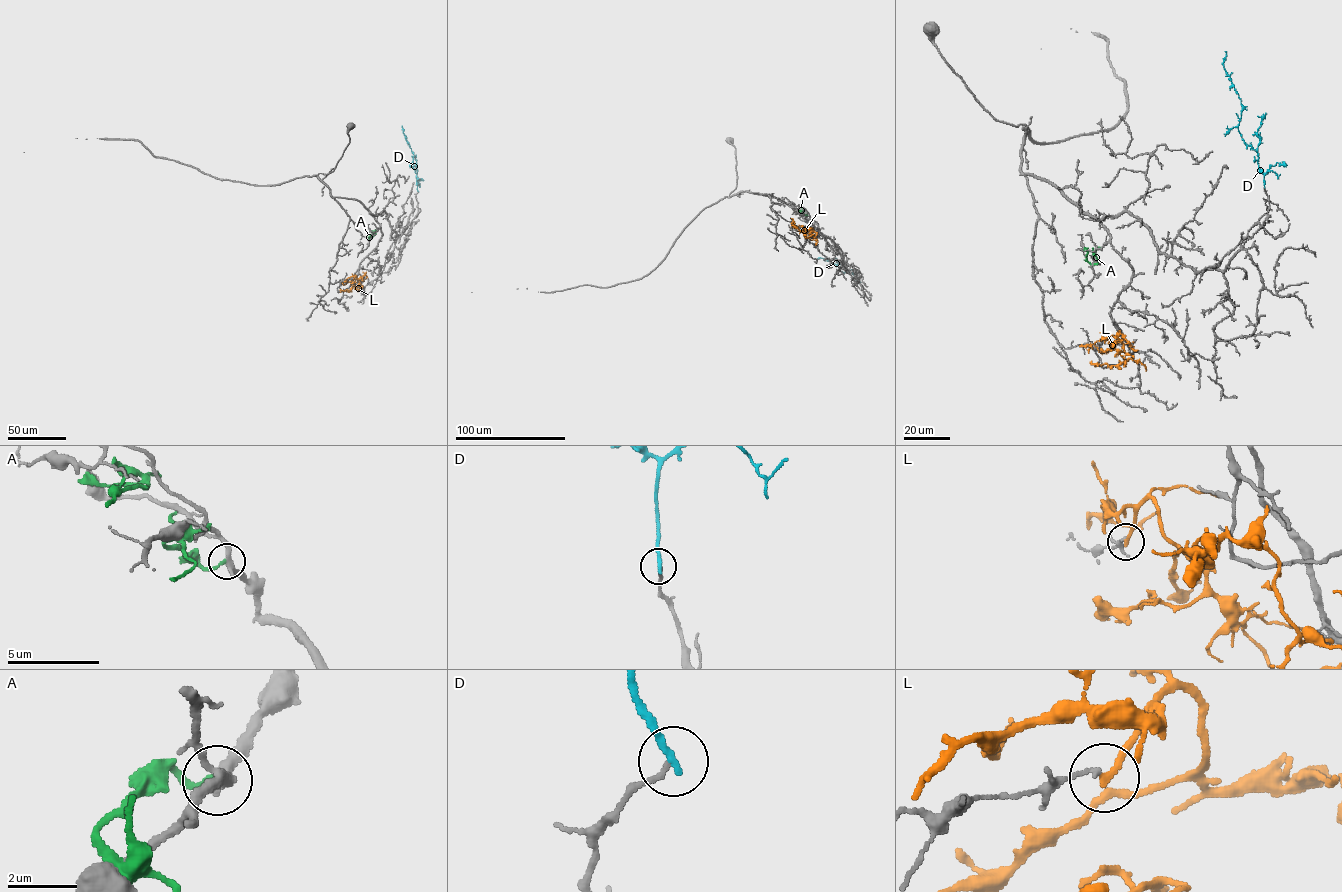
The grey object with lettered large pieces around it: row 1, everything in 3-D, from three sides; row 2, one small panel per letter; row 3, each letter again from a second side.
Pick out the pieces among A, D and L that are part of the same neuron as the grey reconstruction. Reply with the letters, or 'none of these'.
none of these

